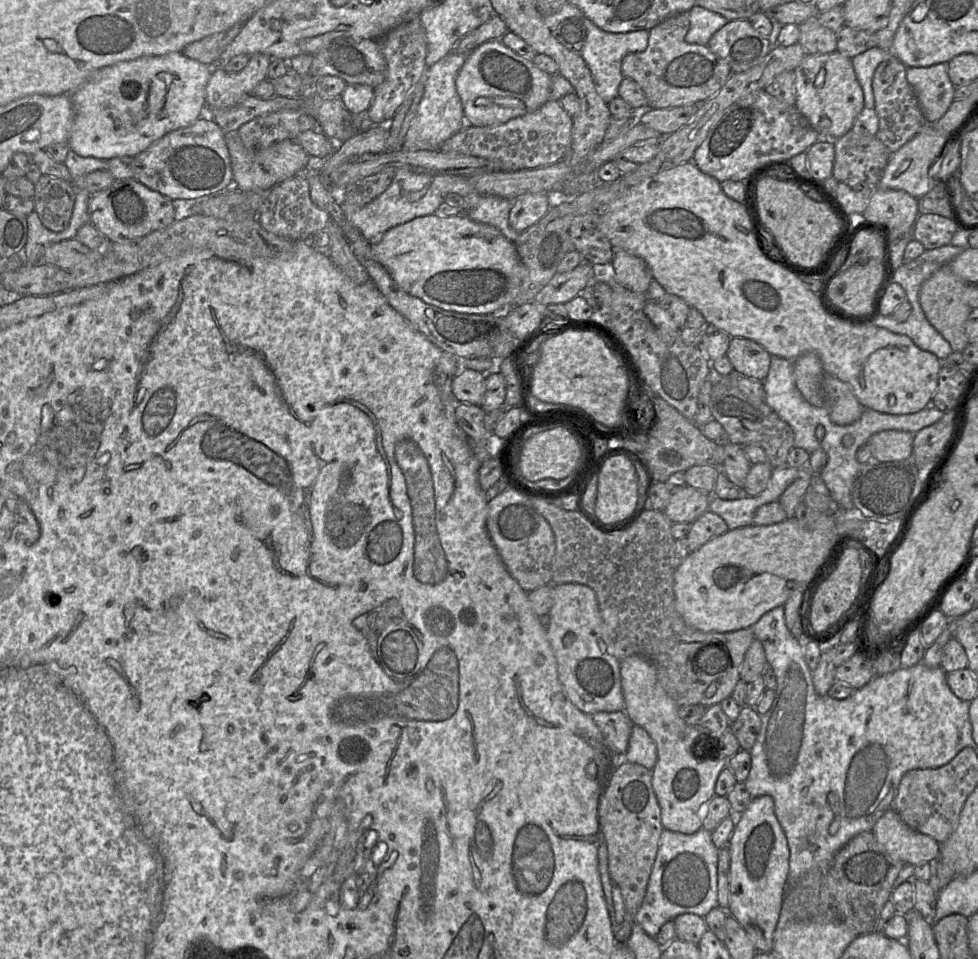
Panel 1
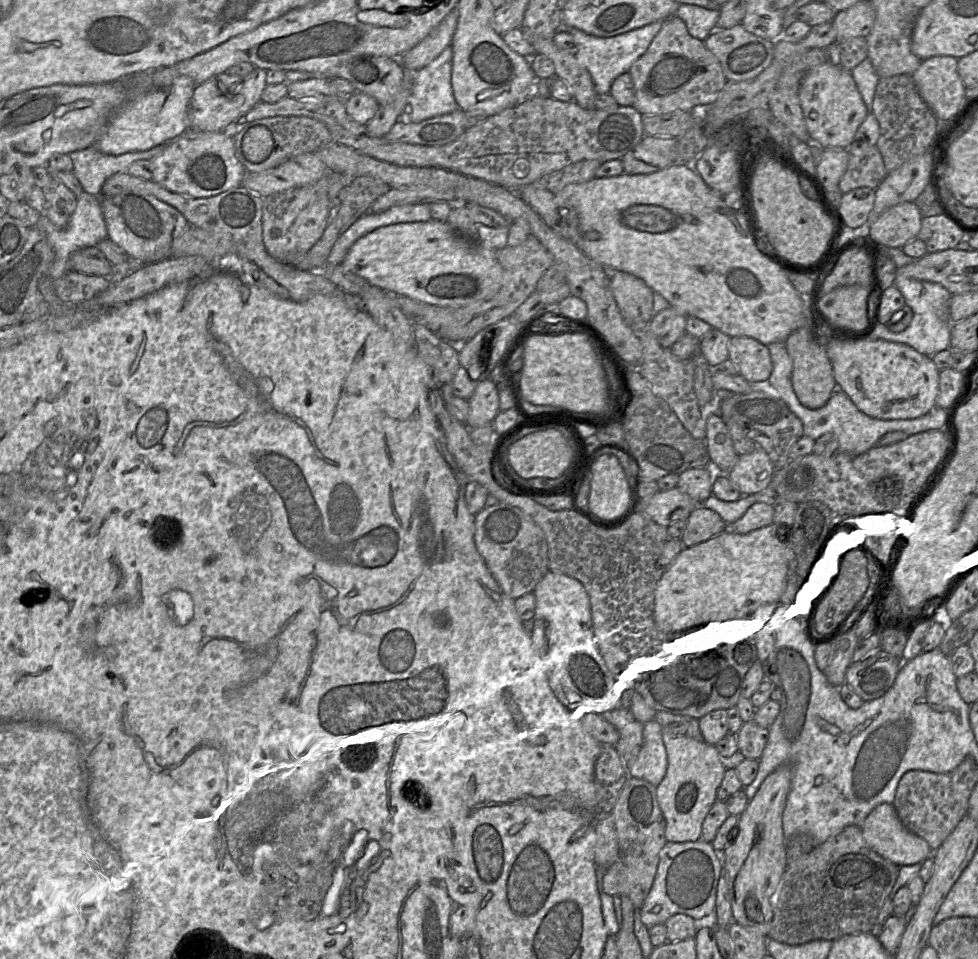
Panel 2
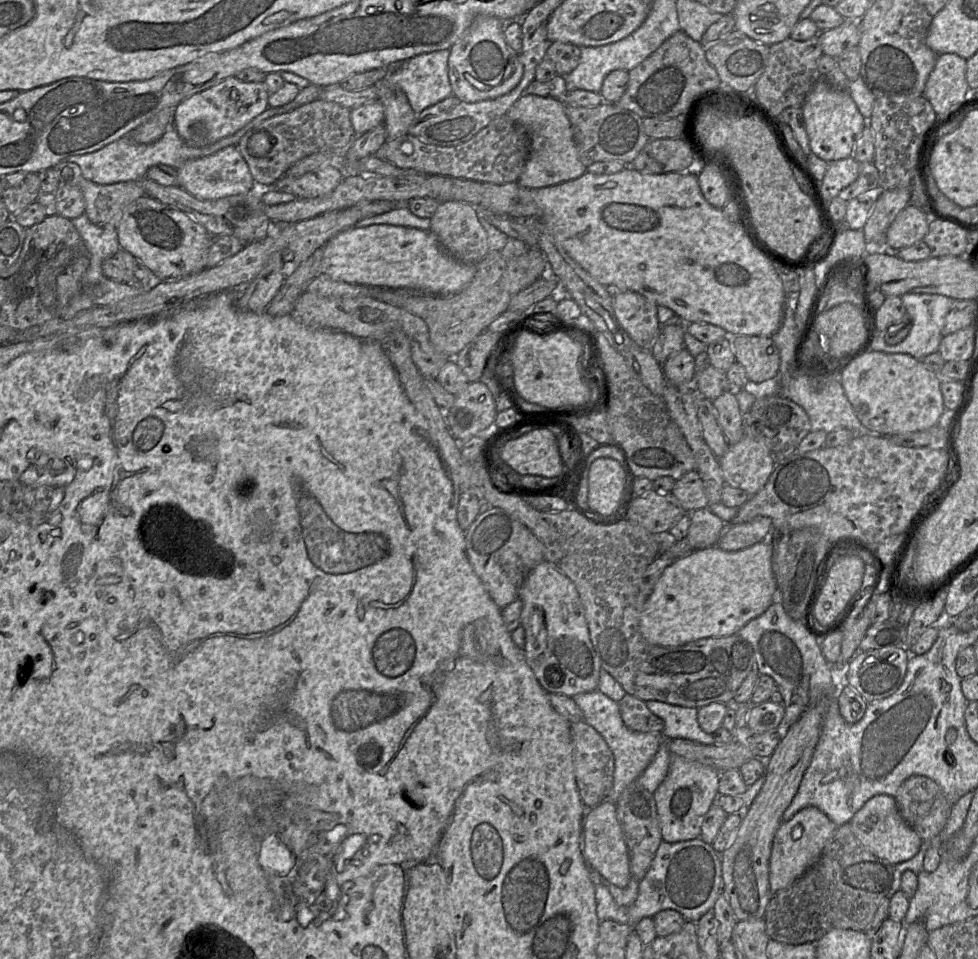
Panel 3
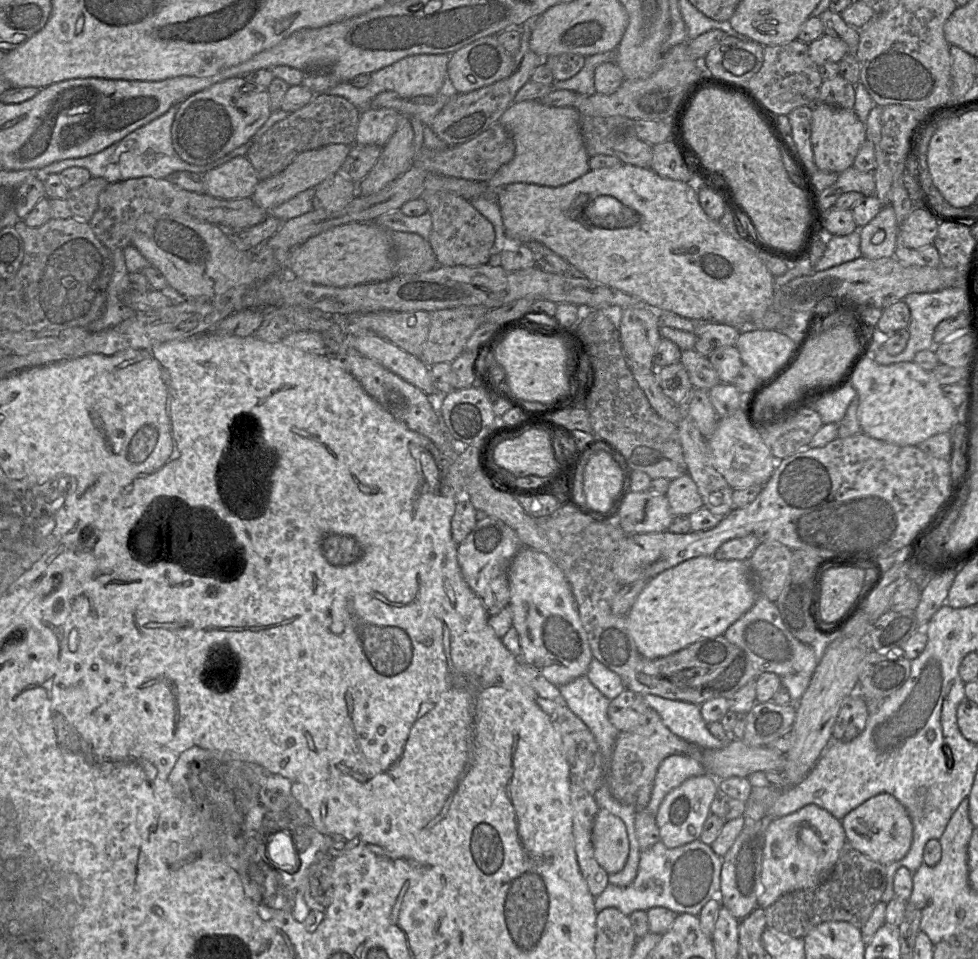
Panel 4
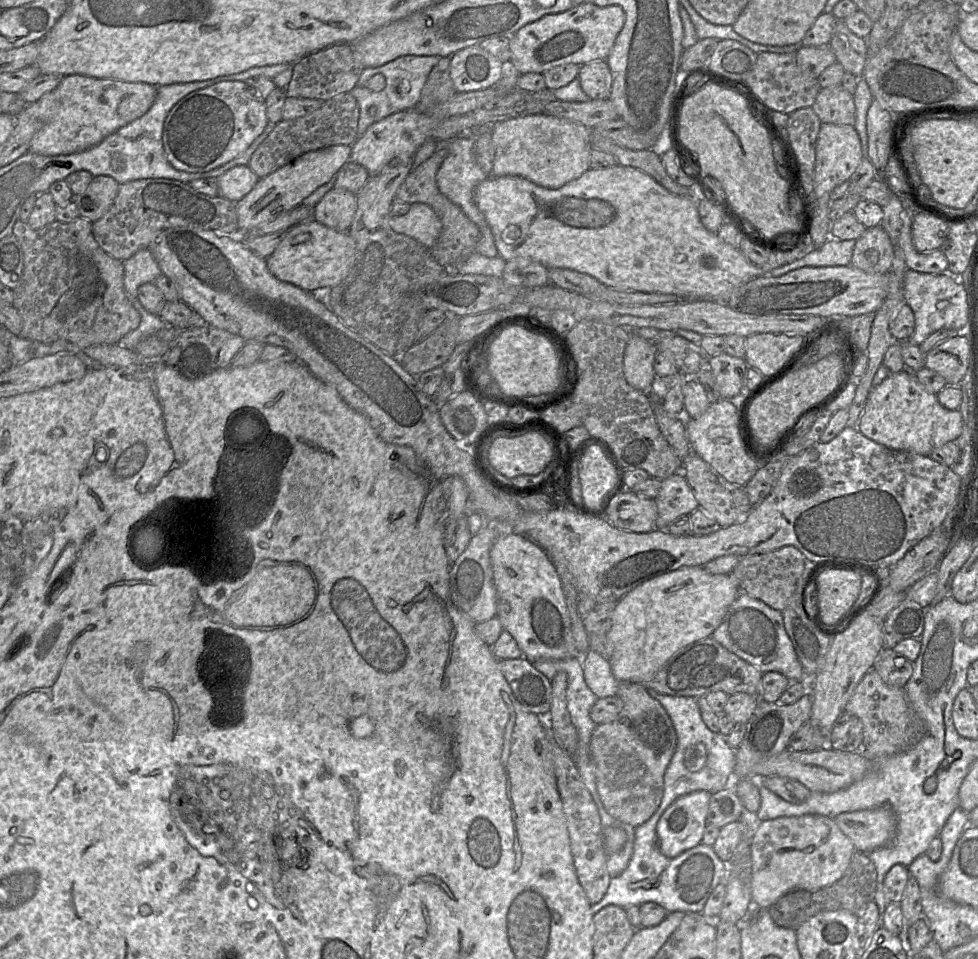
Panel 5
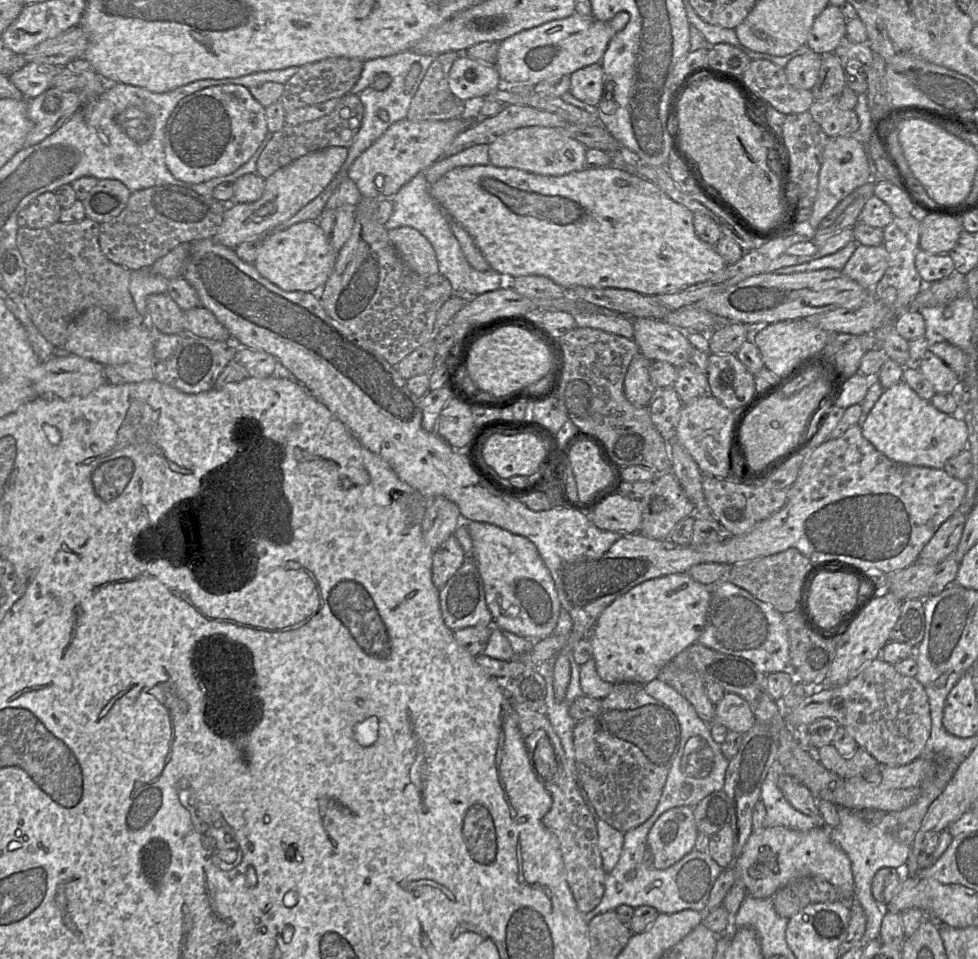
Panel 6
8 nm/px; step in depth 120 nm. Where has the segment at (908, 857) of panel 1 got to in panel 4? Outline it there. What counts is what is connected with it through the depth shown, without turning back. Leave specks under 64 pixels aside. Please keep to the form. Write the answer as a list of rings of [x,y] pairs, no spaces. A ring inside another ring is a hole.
[[[880,793],[850,811],[841,820],[846,839],[871,860],[883,865],[905,857],[913,839],[913,825],[905,807],[891,794]]]

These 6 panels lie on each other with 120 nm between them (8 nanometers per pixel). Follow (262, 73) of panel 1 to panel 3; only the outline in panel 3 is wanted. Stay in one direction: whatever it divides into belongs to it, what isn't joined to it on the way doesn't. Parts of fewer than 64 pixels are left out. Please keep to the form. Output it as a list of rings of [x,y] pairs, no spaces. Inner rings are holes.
[[[229,77],[194,94],[174,108],[174,127],[189,147],[202,148],[234,134],[267,110],[269,92],[264,82],[243,82]]]

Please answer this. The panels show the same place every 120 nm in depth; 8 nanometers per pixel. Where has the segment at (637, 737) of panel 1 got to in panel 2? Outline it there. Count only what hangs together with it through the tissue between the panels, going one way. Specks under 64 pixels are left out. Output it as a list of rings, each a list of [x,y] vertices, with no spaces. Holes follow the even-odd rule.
[[[656,720],[643,723],[643,743],[626,765],[627,774],[657,786],[667,769],[667,754],[662,740],[662,727]]]

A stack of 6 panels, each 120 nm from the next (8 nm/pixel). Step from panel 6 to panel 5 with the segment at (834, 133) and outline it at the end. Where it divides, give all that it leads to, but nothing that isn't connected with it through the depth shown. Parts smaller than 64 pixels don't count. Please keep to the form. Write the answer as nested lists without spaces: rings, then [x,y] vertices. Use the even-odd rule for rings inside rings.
[[[841,84],[821,88],[811,108],[821,123],[851,126],[855,124],[854,97]]]

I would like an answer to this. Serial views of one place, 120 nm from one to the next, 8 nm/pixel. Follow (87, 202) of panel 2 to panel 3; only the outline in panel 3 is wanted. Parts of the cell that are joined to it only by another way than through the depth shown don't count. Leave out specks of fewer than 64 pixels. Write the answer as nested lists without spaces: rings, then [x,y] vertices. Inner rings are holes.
[[[85,213],[72,219],[71,222],[90,253],[90,265],[84,276],[84,283],[86,287],[91,287],[104,278],[102,263],[107,258],[116,256],[121,249],[117,228],[111,224],[97,226],[88,219]]]

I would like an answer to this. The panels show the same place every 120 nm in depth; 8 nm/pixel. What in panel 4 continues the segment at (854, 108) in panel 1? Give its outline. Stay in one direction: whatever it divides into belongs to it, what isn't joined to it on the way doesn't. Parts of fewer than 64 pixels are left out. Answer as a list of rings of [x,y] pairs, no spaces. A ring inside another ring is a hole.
[[[817,101],[812,105],[811,145],[814,163],[819,170],[841,173],[852,167],[865,141],[865,124],[859,120],[854,110],[817,103]]]

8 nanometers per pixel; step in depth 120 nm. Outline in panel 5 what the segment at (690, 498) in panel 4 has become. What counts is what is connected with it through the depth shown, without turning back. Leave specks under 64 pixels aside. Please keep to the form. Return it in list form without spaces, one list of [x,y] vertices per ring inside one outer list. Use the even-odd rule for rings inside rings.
[[[682,472],[662,480],[660,491],[654,500],[657,506],[657,530],[666,530],[678,517],[691,515],[699,508],[698,501]]]

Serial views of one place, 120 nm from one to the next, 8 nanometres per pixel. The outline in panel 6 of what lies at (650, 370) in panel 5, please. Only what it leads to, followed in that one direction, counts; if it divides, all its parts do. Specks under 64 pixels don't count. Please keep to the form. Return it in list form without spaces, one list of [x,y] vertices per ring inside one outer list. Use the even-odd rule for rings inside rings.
[[[639,351],[627,369],[624,393],[627,400],[636,407],[647,407],[656,390],[649,375],[650,365],[651,361]]]

